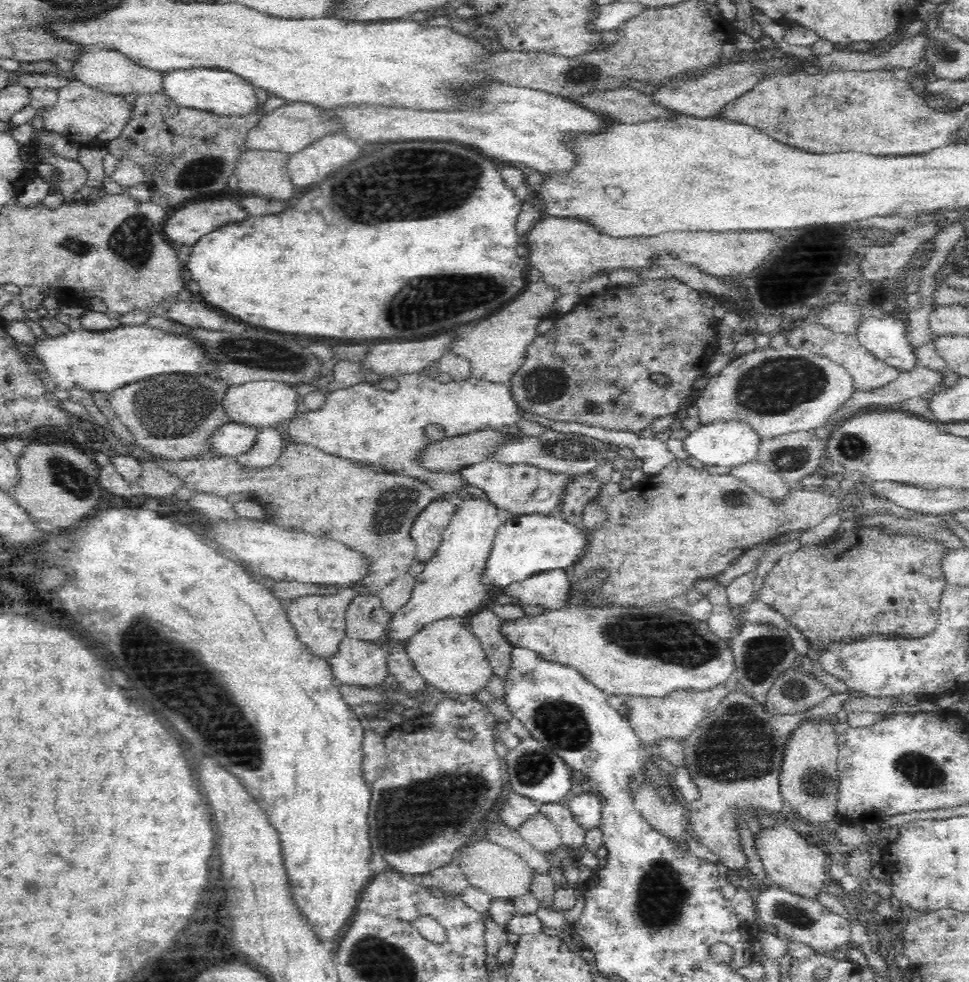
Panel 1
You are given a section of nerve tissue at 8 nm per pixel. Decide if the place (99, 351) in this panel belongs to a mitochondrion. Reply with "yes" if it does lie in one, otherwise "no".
no

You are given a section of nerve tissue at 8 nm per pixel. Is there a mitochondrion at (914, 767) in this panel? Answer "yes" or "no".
yes

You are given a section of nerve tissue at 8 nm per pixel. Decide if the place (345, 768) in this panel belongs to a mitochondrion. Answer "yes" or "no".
no

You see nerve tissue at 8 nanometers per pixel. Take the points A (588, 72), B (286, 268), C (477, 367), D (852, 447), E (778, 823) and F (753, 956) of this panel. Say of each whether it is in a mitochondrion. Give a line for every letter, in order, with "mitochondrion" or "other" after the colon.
A: mitochondrion
B: other
C: other
D: mitochondrion
E: other
F: other

